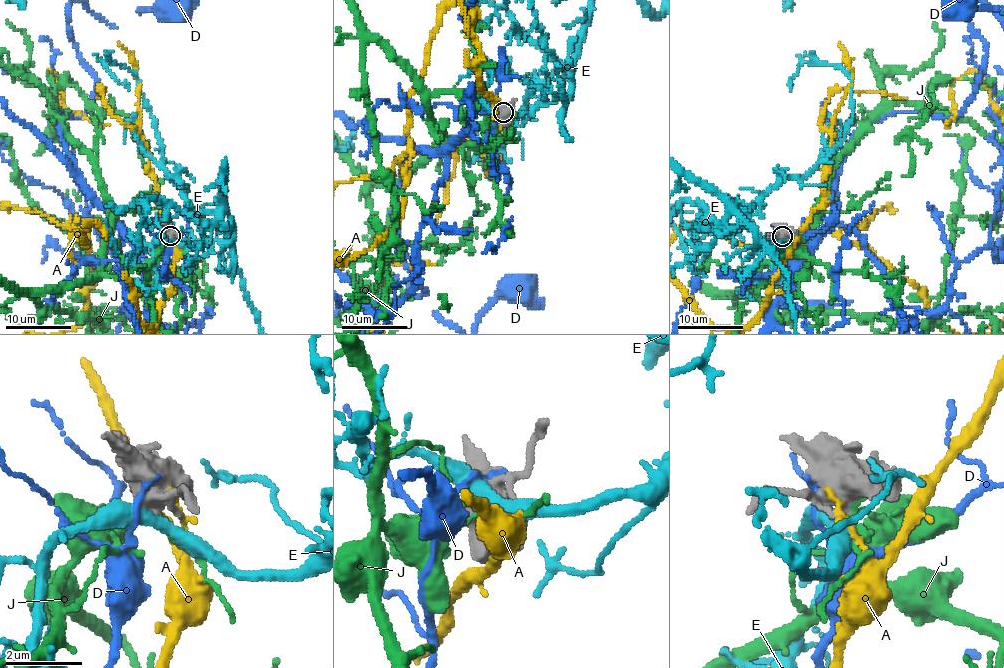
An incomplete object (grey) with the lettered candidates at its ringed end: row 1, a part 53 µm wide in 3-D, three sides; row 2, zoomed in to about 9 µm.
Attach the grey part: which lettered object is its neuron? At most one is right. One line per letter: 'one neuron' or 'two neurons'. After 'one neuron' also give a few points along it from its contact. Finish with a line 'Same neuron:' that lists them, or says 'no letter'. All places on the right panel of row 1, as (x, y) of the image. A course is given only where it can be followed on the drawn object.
A: two neurons
D: two neurons
E: two neurons
J: two neurons
Same neuron: no letter

